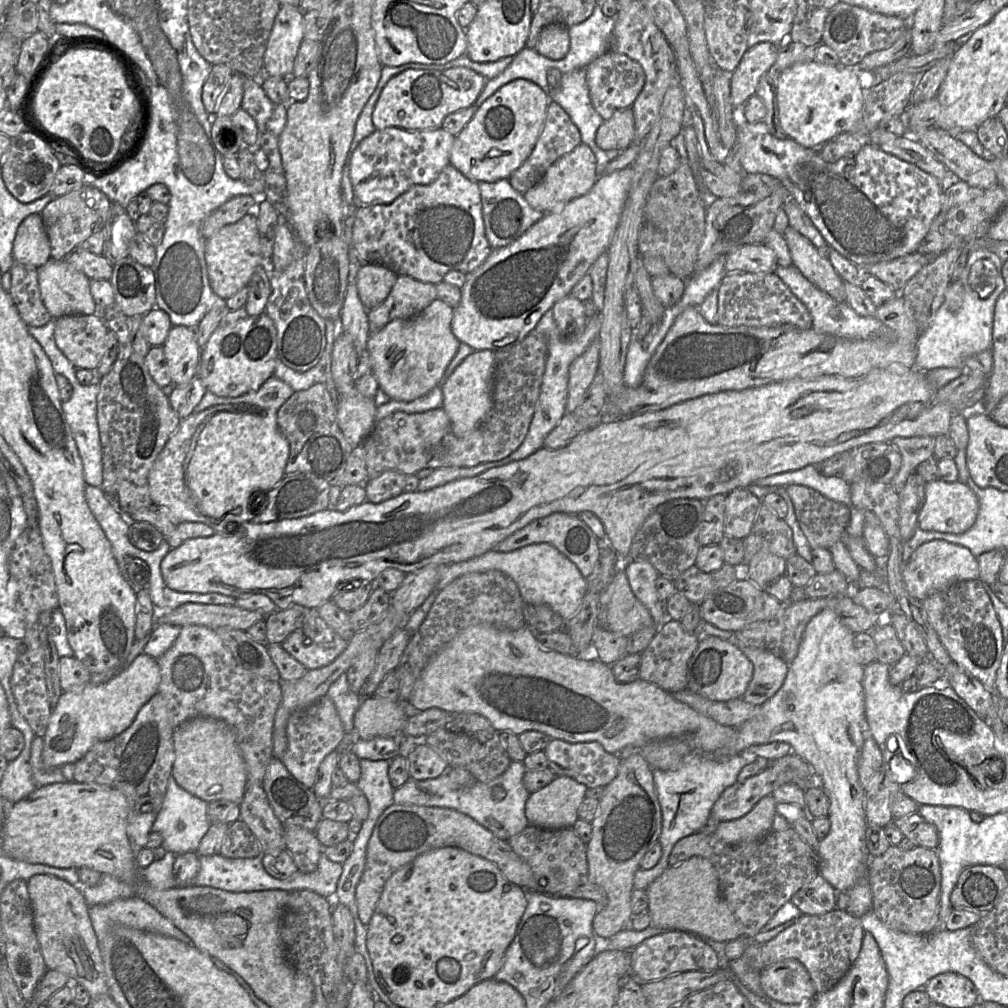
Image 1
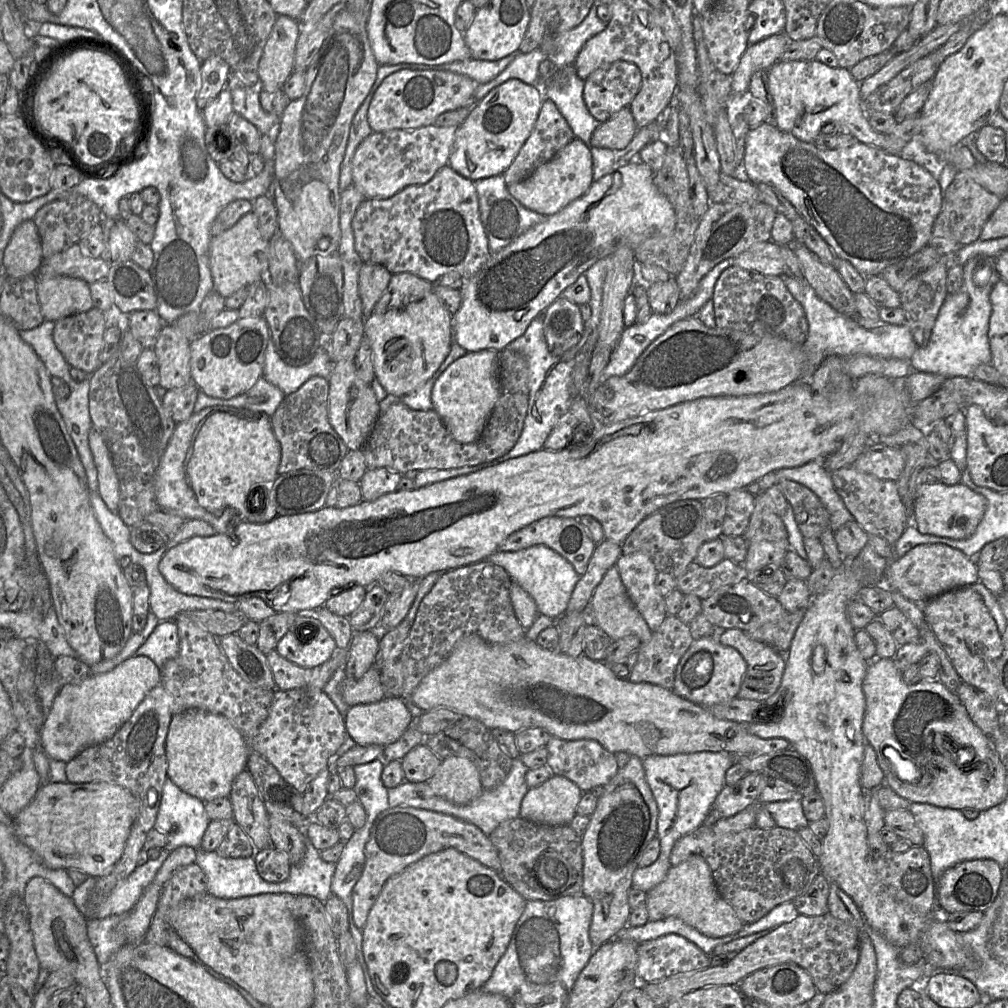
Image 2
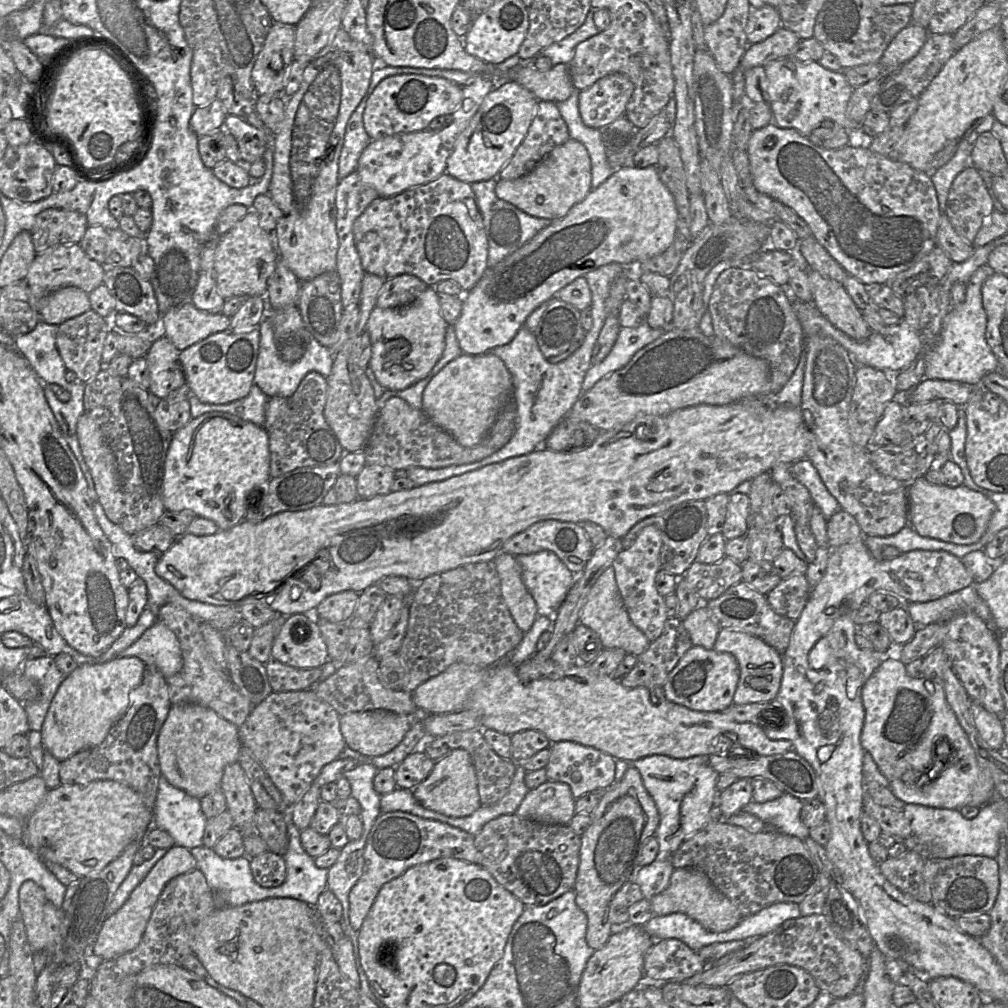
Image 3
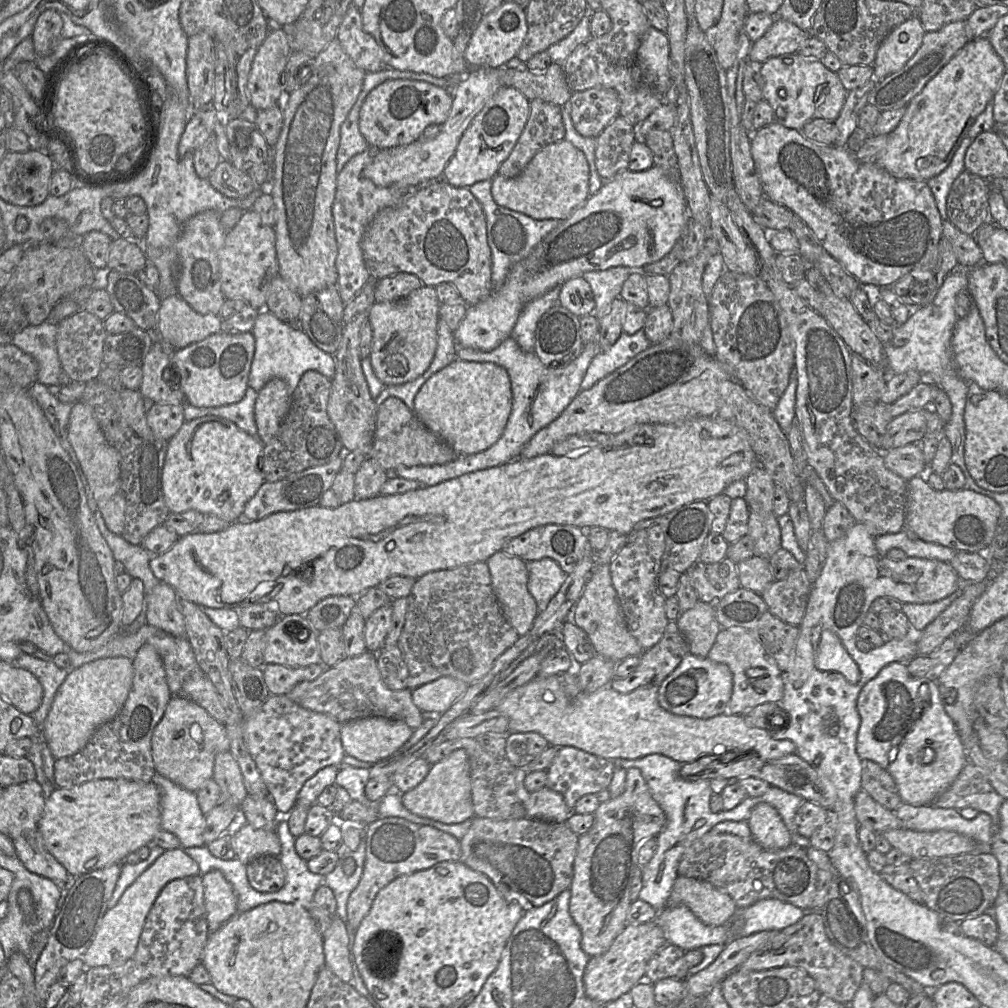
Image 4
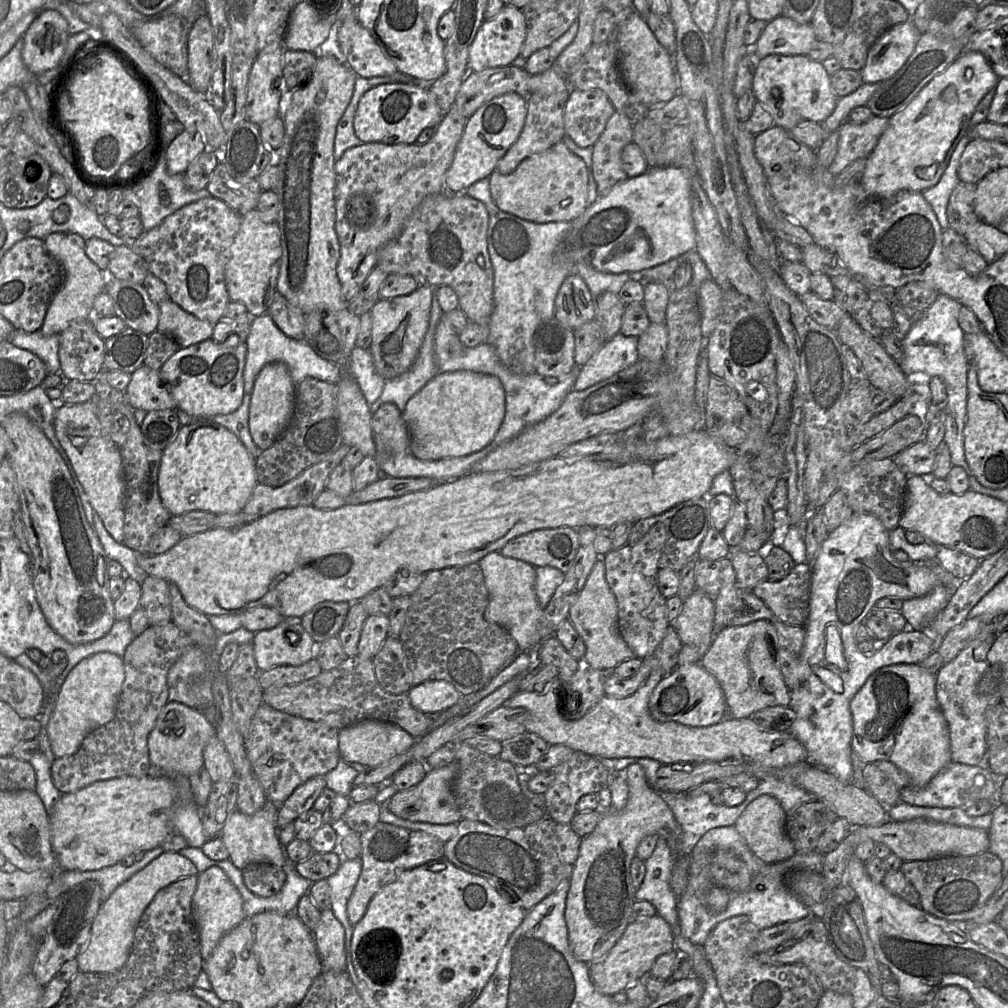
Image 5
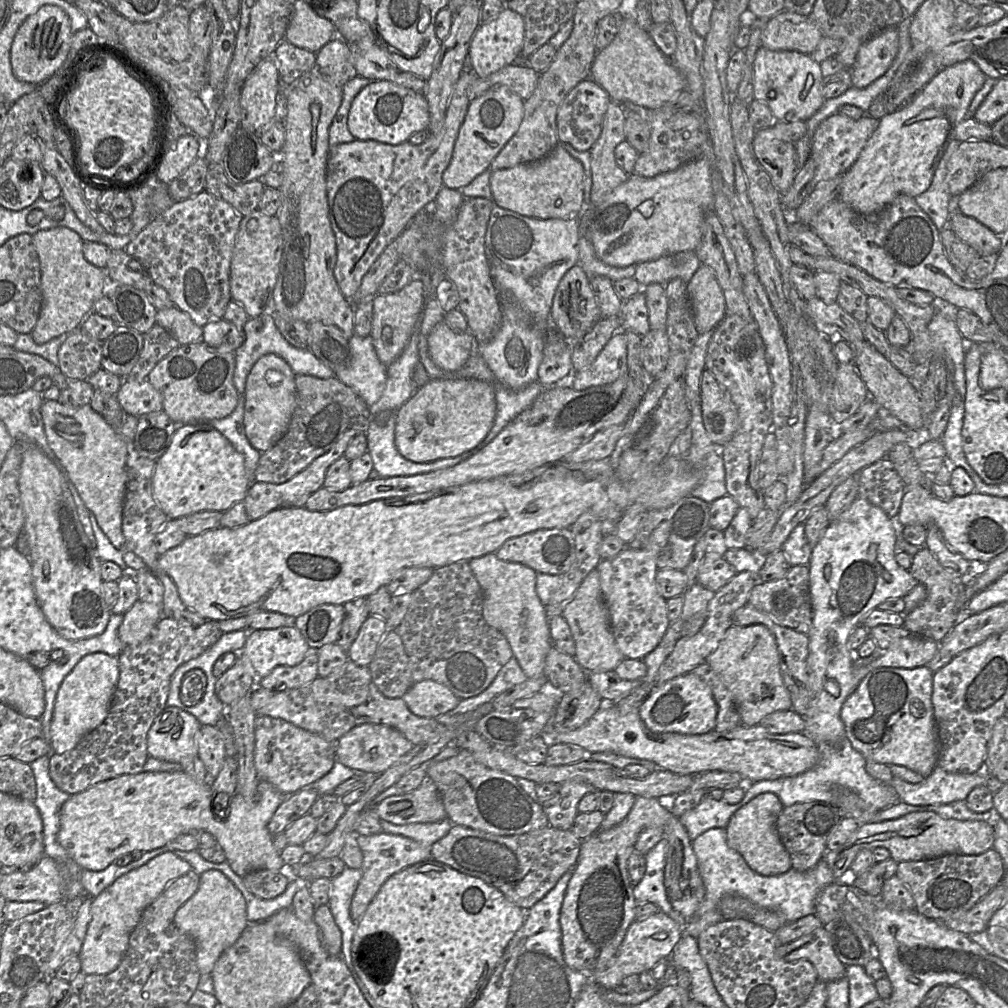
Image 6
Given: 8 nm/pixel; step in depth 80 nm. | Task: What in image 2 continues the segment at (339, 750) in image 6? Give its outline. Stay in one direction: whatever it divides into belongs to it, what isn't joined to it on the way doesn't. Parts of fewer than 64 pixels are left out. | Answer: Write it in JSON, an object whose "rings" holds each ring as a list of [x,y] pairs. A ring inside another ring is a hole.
{"rings":[[[402,697],[351,706],[344,716],[345,729],[357,745],[387,746],[397,741],[412,724],[413,717]]]}

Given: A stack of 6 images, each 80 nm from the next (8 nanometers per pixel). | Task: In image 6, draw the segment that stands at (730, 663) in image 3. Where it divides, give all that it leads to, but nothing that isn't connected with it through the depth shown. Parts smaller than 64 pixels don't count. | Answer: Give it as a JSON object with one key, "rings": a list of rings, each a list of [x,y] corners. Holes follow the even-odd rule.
{"rings":[[[692,672],[666,681],[639,706],[641,720],[654,733],[705,734],[715,729],[717,712],[711,688]]]}

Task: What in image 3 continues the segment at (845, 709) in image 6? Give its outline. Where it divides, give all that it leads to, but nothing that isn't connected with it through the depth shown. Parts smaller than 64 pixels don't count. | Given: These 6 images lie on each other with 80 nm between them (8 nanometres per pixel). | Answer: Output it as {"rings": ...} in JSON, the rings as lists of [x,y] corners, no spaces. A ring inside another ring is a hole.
{"rings":[[[891,654],[863,686],[862,702],[865,719],[861,745],[872,755],[897,798],[906,804],[958,810],[965,806],[982,807],[993,800],[996,794],[994,781],[990,773],[979,766],[970,740],[947,702],[940,680],[908,676],[906,664],[896,654]]]}

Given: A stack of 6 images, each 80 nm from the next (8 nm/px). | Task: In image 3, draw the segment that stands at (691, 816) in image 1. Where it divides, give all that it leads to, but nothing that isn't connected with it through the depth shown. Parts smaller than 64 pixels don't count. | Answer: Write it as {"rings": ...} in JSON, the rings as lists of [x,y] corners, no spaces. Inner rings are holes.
{"rings":[[[654,754],[633,761],[633,767],[639,770],[644,787],[653,798],[660,816],[655,833],[659,842],[658,854],[652,863],[638,870],[635,878],[644,899],[650,900],[668,887],[674,871],[673,856],[681,844],[713,822],[710,809],[720,793],[716,788],[720,774],[709,764],[709,756],[676,759]]]}

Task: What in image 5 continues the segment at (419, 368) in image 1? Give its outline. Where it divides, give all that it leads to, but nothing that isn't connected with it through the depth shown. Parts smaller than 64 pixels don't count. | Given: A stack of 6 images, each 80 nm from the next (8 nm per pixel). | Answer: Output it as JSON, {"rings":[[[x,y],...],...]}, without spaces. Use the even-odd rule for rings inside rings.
{"rings":[[[418,285],[410,294],[389,299],[380,298],[370,310],[372,317],[372,341],[370,352],[377,373],[390,380],[406,372],[418,356],[427,333],[434,288]]]}

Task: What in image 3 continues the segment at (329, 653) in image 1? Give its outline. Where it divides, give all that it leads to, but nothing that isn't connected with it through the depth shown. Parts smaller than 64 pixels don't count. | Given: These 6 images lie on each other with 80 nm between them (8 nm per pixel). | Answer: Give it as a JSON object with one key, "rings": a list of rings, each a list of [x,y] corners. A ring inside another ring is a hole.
{"rings":[[[288,616],[285,623],[281,626],[277,636],[274,639],[271,658],[295,668],[314,668],[321,667],[330,659],[328,656],[326,643],[321,635],[318,624],[311,621],[310,624],[310,637],[299,636],[299,629],[297,632],[296,623],[300,620],[293,621],[293,617]]]}

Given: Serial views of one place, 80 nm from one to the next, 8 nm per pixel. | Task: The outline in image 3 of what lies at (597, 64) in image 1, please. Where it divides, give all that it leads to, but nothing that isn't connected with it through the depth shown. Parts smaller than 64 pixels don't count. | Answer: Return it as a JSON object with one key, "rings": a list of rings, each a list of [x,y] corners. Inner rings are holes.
{"rings":[[[621,73],[606,75],[579,91],[578,107],[583,123],[601,129],[624,115],[634,85]]]}

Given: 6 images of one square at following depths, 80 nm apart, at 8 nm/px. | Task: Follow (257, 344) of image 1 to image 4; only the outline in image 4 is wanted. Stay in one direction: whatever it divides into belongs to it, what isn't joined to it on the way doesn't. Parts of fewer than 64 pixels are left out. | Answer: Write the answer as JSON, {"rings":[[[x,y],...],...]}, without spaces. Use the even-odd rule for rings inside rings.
{"rings":[[[219,332],[183,349],[176,349],[171,355],[171,367],[179,375],[179,388],[185,402],[206,408],[241,401],[248,388],[254,352],[255,339],[251,332],[234,335]]]}

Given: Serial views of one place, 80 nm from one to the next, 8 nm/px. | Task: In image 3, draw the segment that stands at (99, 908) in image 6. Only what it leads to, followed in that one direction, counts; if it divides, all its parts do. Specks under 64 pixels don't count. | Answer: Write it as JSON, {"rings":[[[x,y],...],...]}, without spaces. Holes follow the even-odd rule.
{"rings":[[[176,845],[168,849],[167,853],[158,860],[147,876],[132,891],[124,905],[106,918],[92,946],[93,954],[108,961],[134,950],[141,941],[153,909],[167,883],[196,868],[197,861],[189,849]]]}

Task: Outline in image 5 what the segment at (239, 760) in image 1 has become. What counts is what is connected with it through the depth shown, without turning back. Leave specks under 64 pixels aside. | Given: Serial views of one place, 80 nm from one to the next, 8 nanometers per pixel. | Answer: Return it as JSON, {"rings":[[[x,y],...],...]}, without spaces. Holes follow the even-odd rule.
{"rings":[[[167,702],[159,714],[156,723],[148,736],[149,760],[152,765],[160,767],[170,774],[190,777],[204,767],[203,750],[208,741],[216,736],[214,725],[205,715],[179,702]]]}

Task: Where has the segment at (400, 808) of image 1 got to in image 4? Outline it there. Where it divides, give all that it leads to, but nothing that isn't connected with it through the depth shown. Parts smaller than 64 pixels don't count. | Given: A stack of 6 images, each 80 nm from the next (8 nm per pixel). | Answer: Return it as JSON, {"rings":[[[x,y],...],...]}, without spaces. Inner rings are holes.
{"rings":[[[400,817],[377,818],[365,830],[366,851],[363,873],[347,902],[347,917],[356,931],[370,911],[378,892],[390,881],[434,866],[441,861],[460,861],[460,840],[431,826],[420,825]]]}

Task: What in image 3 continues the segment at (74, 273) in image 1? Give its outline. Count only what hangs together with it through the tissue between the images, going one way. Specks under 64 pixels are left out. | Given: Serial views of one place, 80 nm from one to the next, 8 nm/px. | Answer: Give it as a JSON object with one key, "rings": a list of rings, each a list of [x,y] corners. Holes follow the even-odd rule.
{"rings":[[[75,286],[60,288],[40,301],[40,319],[60,325],[91,308],[89,294]]]}

